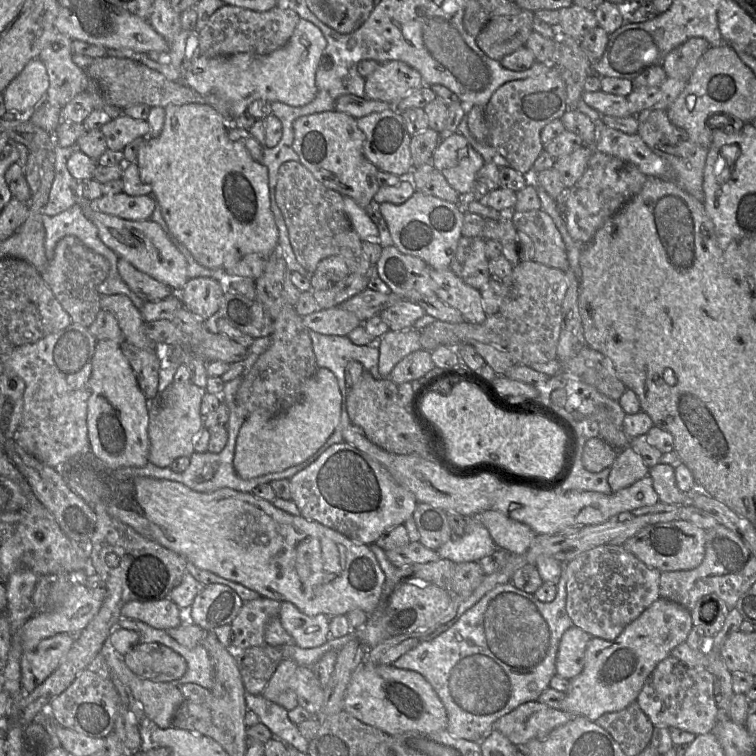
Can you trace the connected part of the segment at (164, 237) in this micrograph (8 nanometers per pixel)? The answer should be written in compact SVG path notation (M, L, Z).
M76 183L76 203L95 224L101 240L115 251L119 258L124 258L138 270L168 285L174 292L181 291L185 286L188 280L187 261L175 244L173 236L165 232L158 223L152 219L122 219L99 211L92 201L81 196L81 183Z

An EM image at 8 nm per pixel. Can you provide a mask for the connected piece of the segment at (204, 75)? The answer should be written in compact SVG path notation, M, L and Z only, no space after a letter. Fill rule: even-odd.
M300 19L288 43L266 55L254 53L237 53L230 56L207 57L195 59L182 77L182 83L206 97L206 104L212 106L227 120L234 120L248 109L255 100L282 102L289 106L299 107L312 102L317 96L316 71L327 46L327 41L313 23Z

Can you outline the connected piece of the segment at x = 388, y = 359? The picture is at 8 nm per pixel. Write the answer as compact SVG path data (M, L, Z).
M414 328L388 331L376 343L379 350L378 372L389 377L395 365L412 352L422 349L420 332Z

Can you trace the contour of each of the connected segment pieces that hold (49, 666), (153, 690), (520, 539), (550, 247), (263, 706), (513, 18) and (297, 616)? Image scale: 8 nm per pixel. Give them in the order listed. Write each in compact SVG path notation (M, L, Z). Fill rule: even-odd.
M59 633L43 639L34 650L24 652L20 661L21 687L32 692L60 665L75 641L75 635Z
M110 645L104 646L99 654L108 669L130 688L148 724L164 729L171 727L176 710L185 701L181 690L172 682L155 681L135 674L126 665L124 655Z
M489 509L472 517L485 526L498 549L511 554L525 553L537 535L528 525L496 510Z
M542 209L508 212L517 231L526 233L535 248L534 261L567 271L569 262L561 233L553 219Z
M245 694L247 708L254 711L262 724L267 726L273 737L282 740L299 751L307 753L309 740L304 738L288 717L288 711L282 706L269 701L263 695Z
M522 10L516 14L493 18L475 37L479 48L491 59L503 57L526 45L533 30L534 12Z
M281 602L279 619L300 648L319 647L330 638L330 618L324 614L308 616L291 602Z

